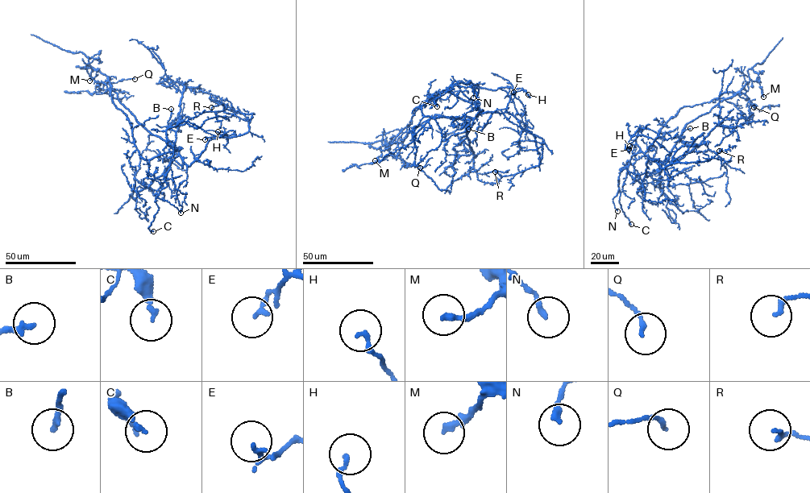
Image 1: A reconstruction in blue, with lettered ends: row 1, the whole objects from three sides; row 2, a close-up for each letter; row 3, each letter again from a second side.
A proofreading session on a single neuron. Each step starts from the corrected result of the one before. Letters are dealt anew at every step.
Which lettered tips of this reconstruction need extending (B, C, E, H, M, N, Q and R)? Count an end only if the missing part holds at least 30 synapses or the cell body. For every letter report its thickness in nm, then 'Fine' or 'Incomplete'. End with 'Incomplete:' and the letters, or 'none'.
B: Thickness 190 nm. Fine
C: Thickness 200 nm. Fine
E: Thickness 150 nm. Fine
H: Thickness 160 nm. Fine
M: Thickness 220 nm. Fine
N: Thickness 200 nm. Fine
Q: Thickness 140 nm. Fine
R: Thickness 160 nm. Fine
Incomplete: none

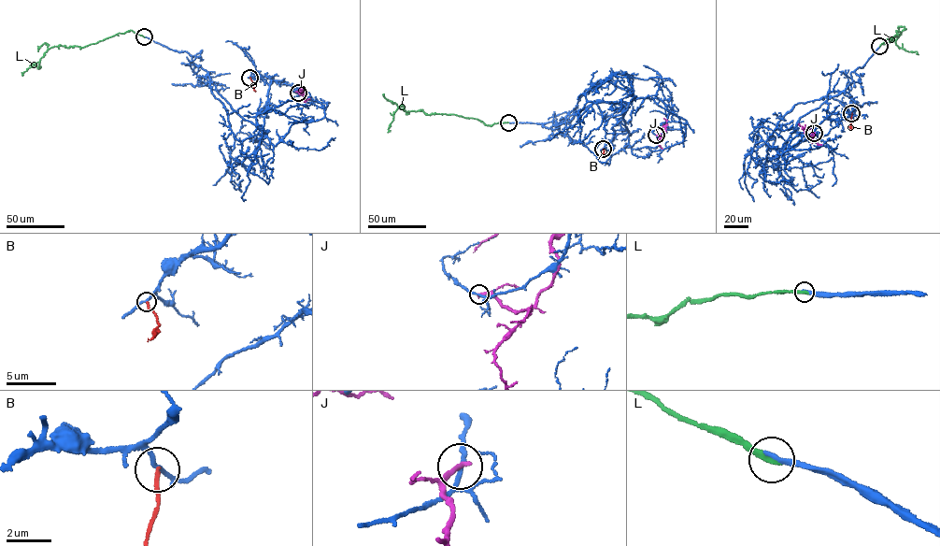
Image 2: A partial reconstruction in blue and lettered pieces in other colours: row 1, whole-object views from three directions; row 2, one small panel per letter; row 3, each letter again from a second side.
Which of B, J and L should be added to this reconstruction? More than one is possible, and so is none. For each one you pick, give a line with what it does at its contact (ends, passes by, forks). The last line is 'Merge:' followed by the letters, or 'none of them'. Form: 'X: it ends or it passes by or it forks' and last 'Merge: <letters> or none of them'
Merge: none of them

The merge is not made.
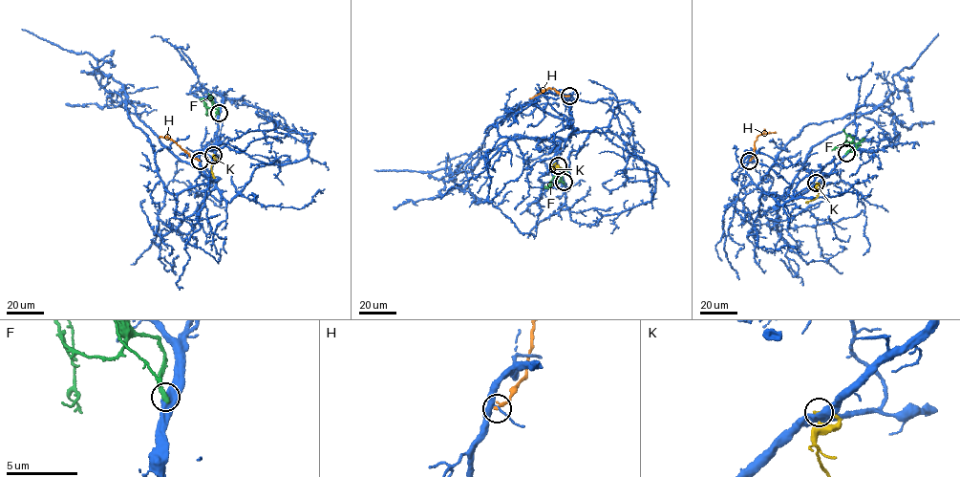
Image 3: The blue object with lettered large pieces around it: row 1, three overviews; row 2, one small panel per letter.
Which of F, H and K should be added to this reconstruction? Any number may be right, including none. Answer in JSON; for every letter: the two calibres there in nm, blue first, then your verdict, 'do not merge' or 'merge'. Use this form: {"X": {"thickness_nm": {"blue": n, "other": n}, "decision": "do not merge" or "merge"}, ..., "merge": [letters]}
{"F": {"thickness_nm": {"blue": 480, "other": 320}, "decision": "do not merge"}, "H": {"thickness_nm": {"blue": 340, "other": 240}, "decision": "do not merge"}, "K": {"thickness_nm": {"blue": 440, "other": 260}, "decision": "do not merge"}, "merge": []}

